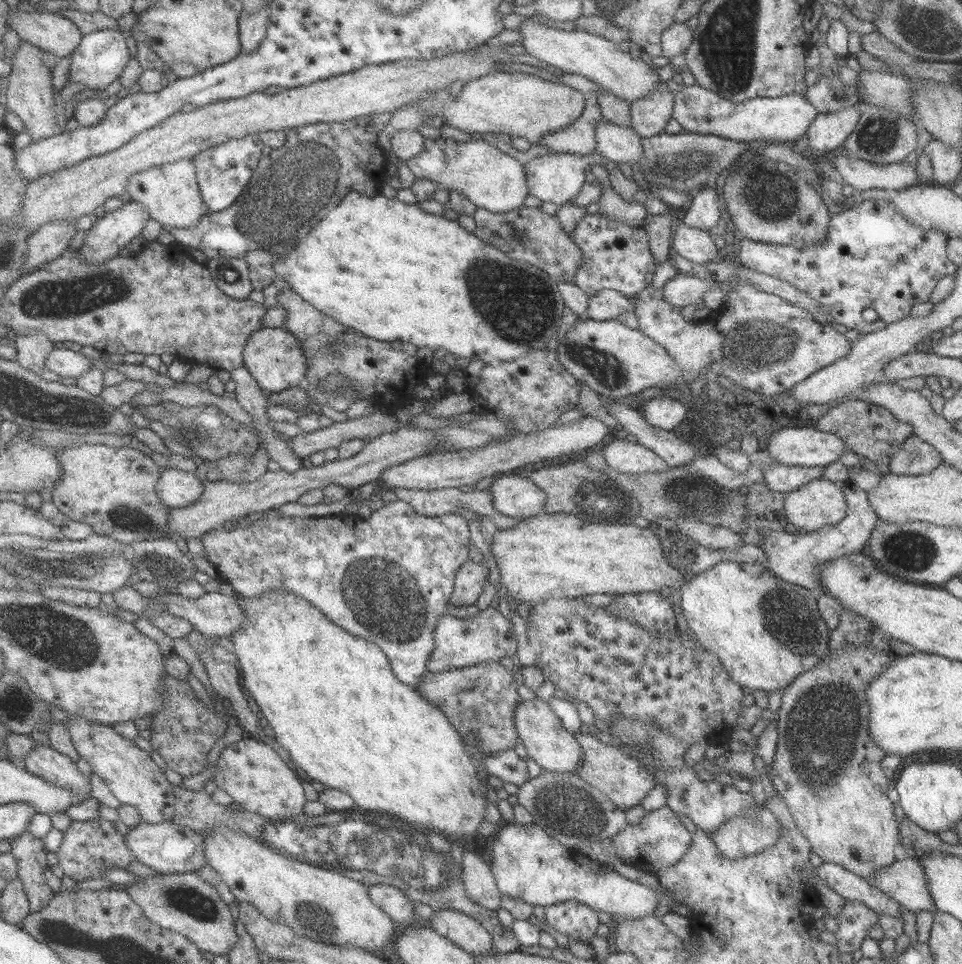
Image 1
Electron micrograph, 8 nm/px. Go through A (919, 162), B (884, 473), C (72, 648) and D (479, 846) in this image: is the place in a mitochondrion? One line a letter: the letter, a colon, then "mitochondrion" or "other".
A: other
B: other
C: mitochondrion
D: other

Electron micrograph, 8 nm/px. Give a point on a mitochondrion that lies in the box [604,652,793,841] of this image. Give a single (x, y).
(636, 737)

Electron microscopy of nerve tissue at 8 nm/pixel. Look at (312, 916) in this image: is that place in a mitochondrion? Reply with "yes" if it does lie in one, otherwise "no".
yes

